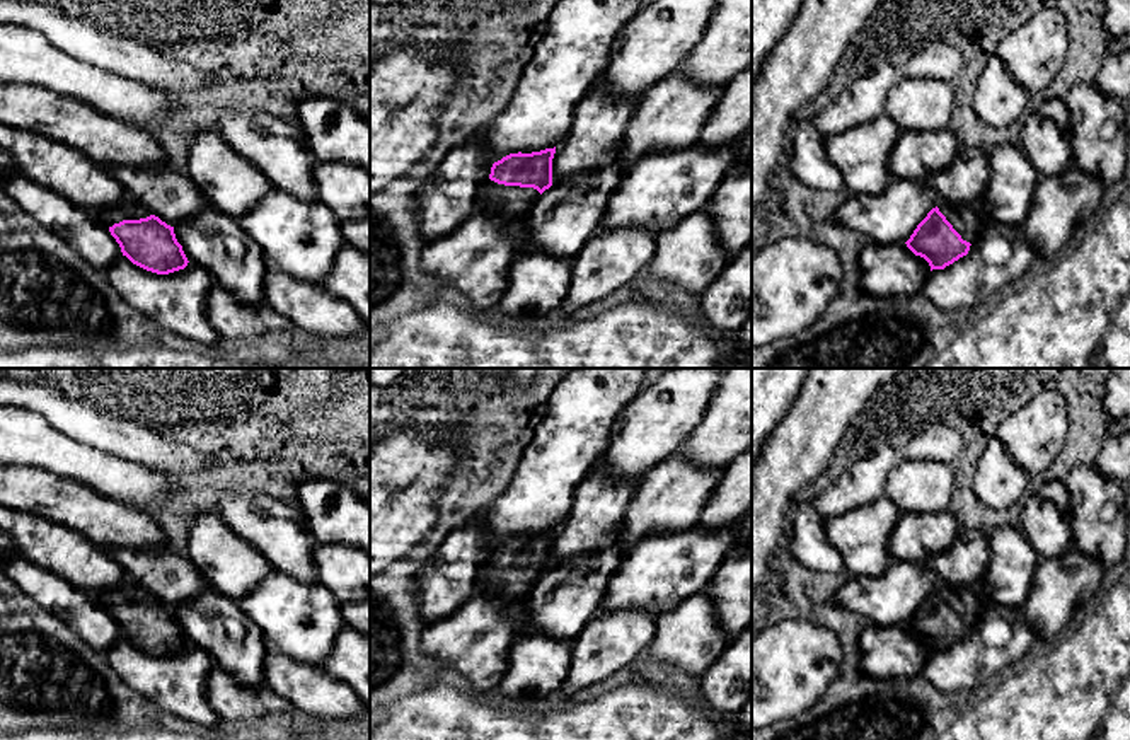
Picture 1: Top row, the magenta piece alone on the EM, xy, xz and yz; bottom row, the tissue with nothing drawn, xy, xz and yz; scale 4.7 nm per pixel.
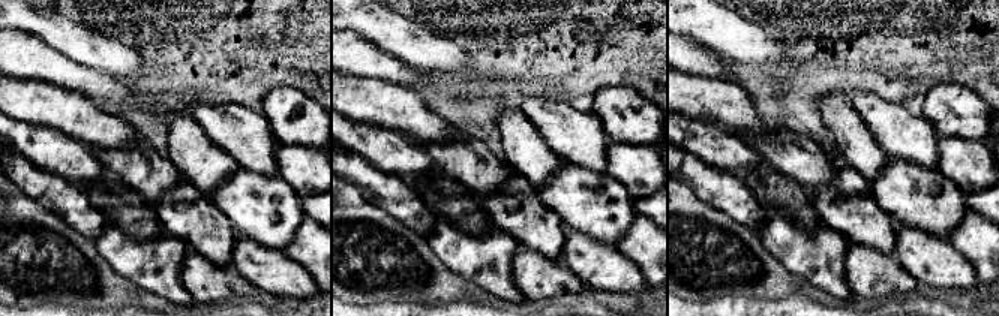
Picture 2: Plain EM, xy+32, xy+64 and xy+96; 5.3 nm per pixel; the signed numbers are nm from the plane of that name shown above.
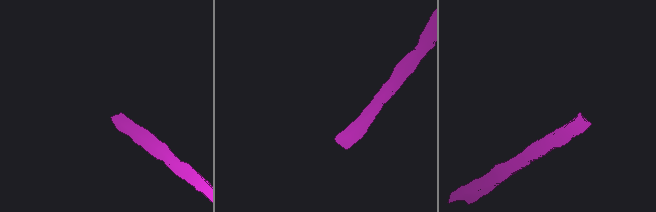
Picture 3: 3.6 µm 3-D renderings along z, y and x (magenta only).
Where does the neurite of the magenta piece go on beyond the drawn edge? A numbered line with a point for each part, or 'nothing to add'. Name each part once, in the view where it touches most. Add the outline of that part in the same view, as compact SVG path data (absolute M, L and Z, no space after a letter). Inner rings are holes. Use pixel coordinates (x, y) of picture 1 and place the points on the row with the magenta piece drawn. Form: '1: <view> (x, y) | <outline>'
1: xz (512, 202) | M491 179L472 194L477 211L499 211L515 222L530 211L539 196L540 193L533 188L504 186Z

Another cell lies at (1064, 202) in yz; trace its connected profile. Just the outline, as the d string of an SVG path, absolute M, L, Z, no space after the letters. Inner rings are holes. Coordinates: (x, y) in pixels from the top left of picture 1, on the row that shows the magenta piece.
M1069 167L1058 176L1040 176L1029 215L1019 225L1038 257L1055 256L1079 225L1101 213L1104 184Z

